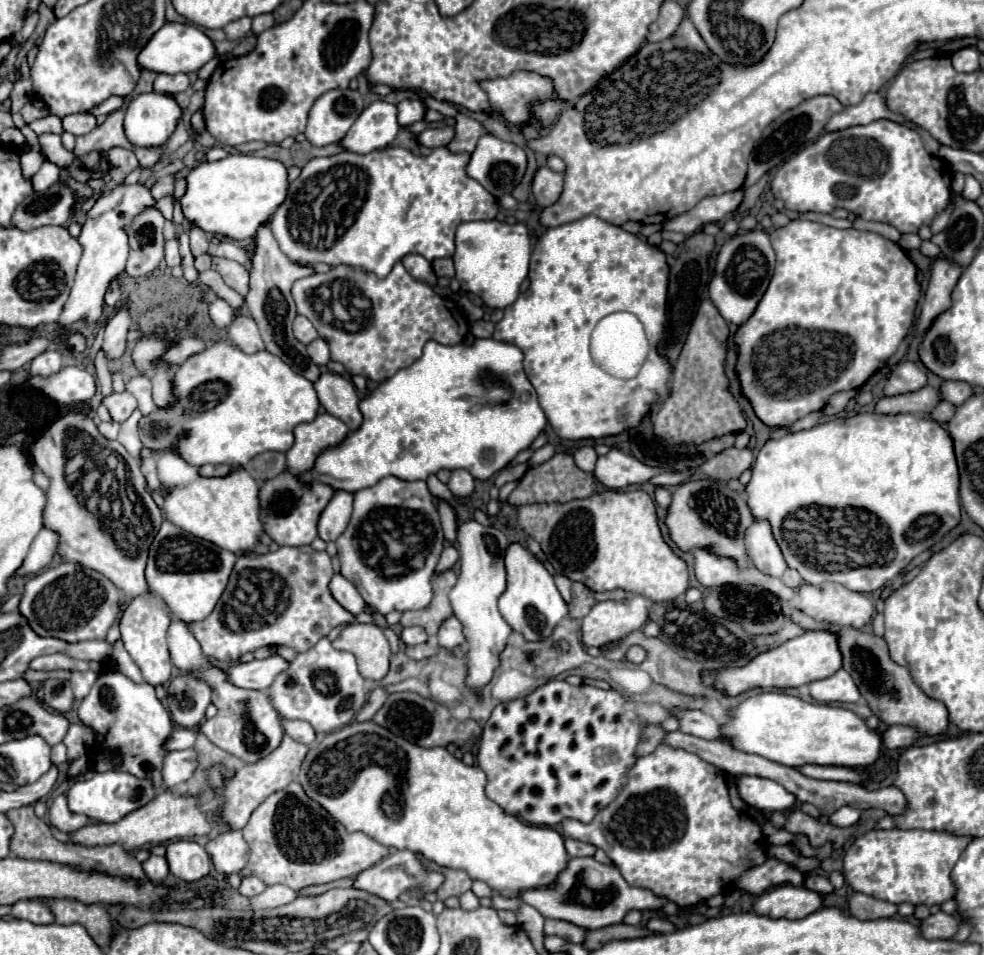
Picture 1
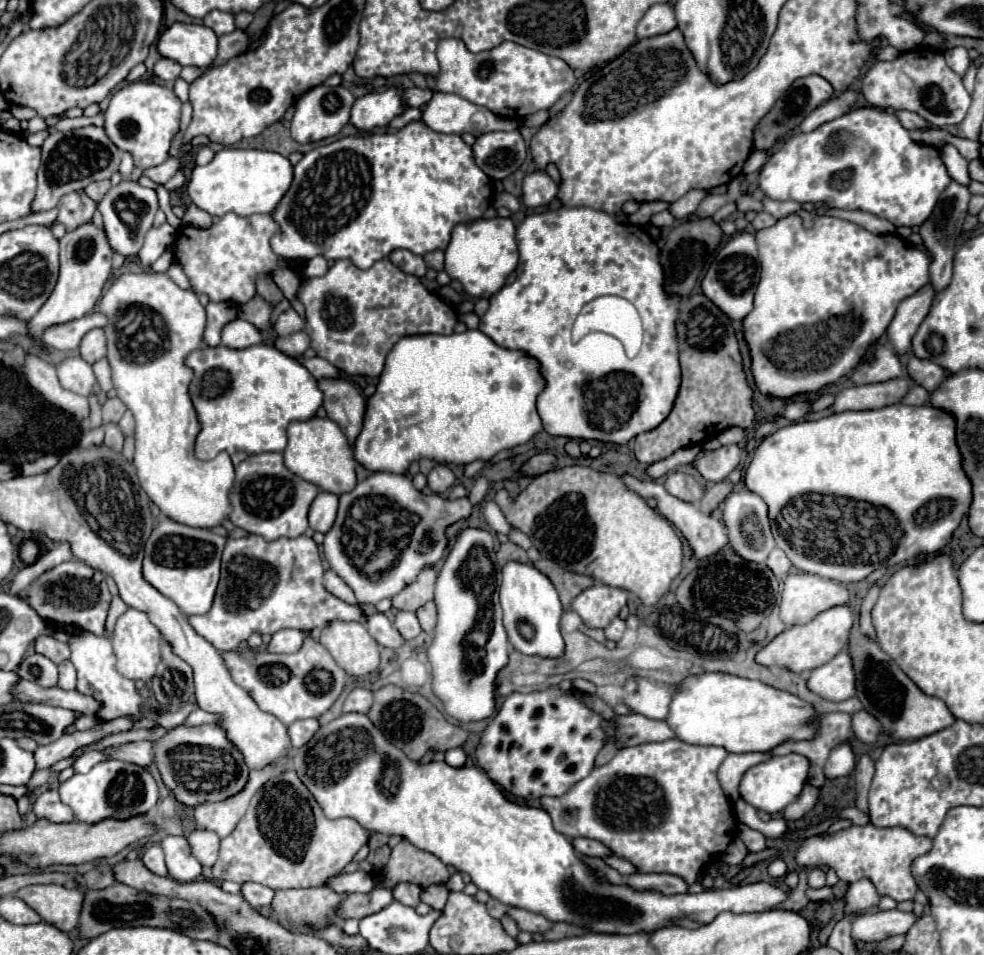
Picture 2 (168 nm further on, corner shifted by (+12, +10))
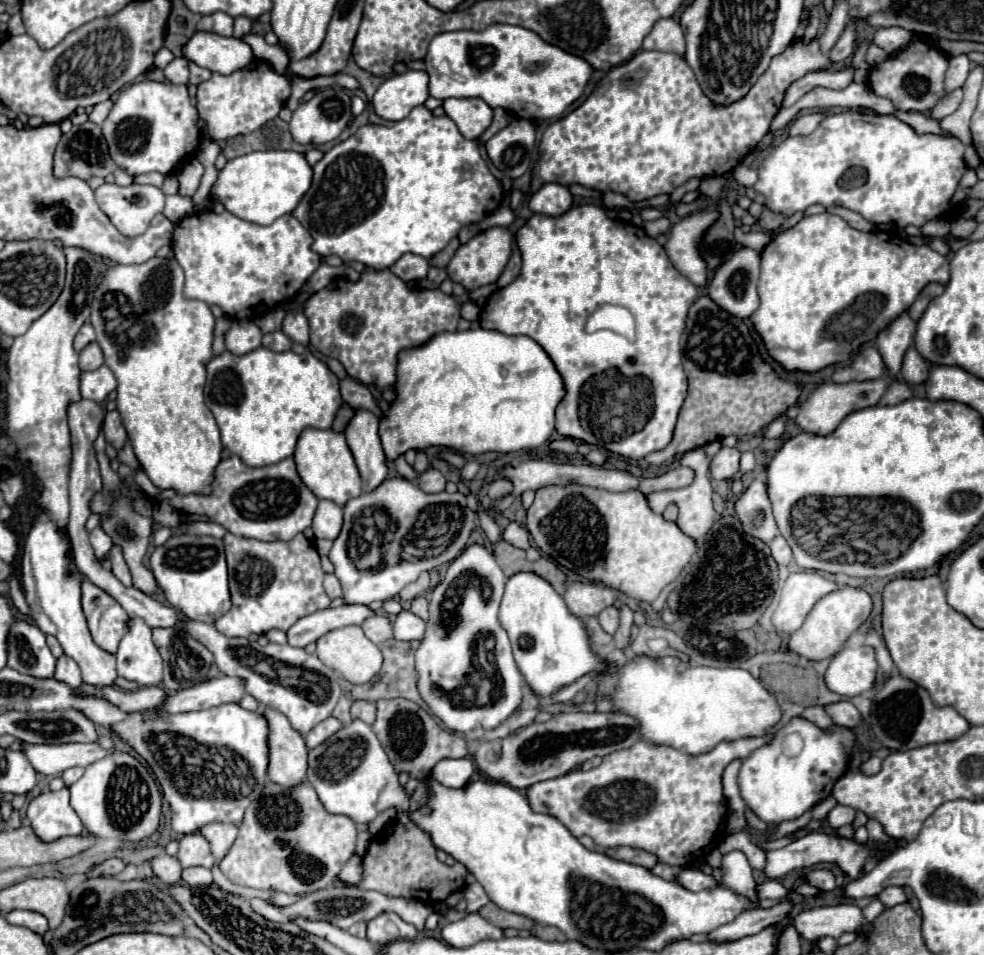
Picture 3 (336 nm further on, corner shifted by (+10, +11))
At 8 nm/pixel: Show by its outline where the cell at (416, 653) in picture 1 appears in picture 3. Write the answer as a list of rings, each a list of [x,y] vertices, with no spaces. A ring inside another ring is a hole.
[[[374,614],[374,616],[366,618],[362,622],[362,630],[374,644],[380,644],[380,642],[392,638],[392,622],[384,614]]]

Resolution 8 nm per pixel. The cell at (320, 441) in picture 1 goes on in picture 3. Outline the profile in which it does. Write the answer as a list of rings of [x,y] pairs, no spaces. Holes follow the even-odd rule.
[[[316,428],[302,430],[294,450],[294,460],[302,482],[306,482],[306,486],[318,498],[328,498],[338,506],[344,506],[350,498],[356,498],[362,492],[360,474],[358,468],[354,466],[354,458],[350,454],[350,448],[346,446],[346,438],[342,432],[316,430]]]

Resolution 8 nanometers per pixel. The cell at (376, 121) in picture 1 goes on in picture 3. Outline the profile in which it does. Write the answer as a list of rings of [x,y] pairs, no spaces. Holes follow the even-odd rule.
[[[408,70],[404,74],[392,74],[376,90],[372,98],[374,112],[384,120],[404,120],[412,108],[424,104],[428,98],[428,74]]]

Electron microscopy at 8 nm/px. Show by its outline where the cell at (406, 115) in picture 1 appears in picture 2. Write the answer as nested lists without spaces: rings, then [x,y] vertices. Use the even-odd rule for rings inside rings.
[[[440,39],[436,57],[440,63],[436,89],[410,87],[404,93],[408,107],[422,107],[432,99],[434,93],[454,93],[470,103],[486,107],[494,115],[520,123],[524,117],[540,109],[550,109],[566,91],[576,85],[574,71],[568,67],[568,63],[518,43],[500,43],[492,51],[470,53],[462,39]]]

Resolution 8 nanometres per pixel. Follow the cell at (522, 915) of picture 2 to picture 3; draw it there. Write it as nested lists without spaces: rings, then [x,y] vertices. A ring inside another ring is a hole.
[[[488,904],[484,908],[478,910],[486,920],[490,920],[492,924],[500,926],[500,928],[516,928],[516,930],[530,930],[534,926],[534,920],[526,918],[526,916],[520,916],[520,914],[512,914],[512,912],[506,912],[502,908],[498,908],[496,904]]]

